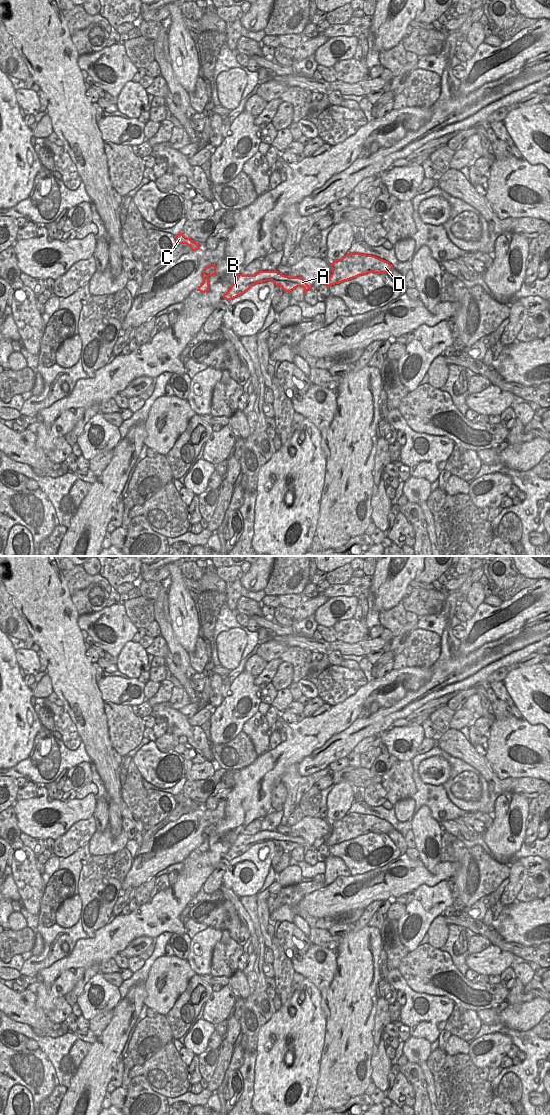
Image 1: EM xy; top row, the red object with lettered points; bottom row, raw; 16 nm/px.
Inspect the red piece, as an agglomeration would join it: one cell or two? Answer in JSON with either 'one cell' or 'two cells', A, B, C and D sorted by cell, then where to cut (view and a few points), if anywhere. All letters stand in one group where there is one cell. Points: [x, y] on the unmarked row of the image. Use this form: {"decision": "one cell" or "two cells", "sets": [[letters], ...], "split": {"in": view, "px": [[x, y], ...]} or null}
{"decision": "one cell", "sets": [["A", "B", "C", "D"]], "split": null}

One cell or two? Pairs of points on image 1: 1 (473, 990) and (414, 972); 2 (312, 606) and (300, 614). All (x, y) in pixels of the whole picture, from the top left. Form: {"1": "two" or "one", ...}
{"1": "one", "2": "one"}

